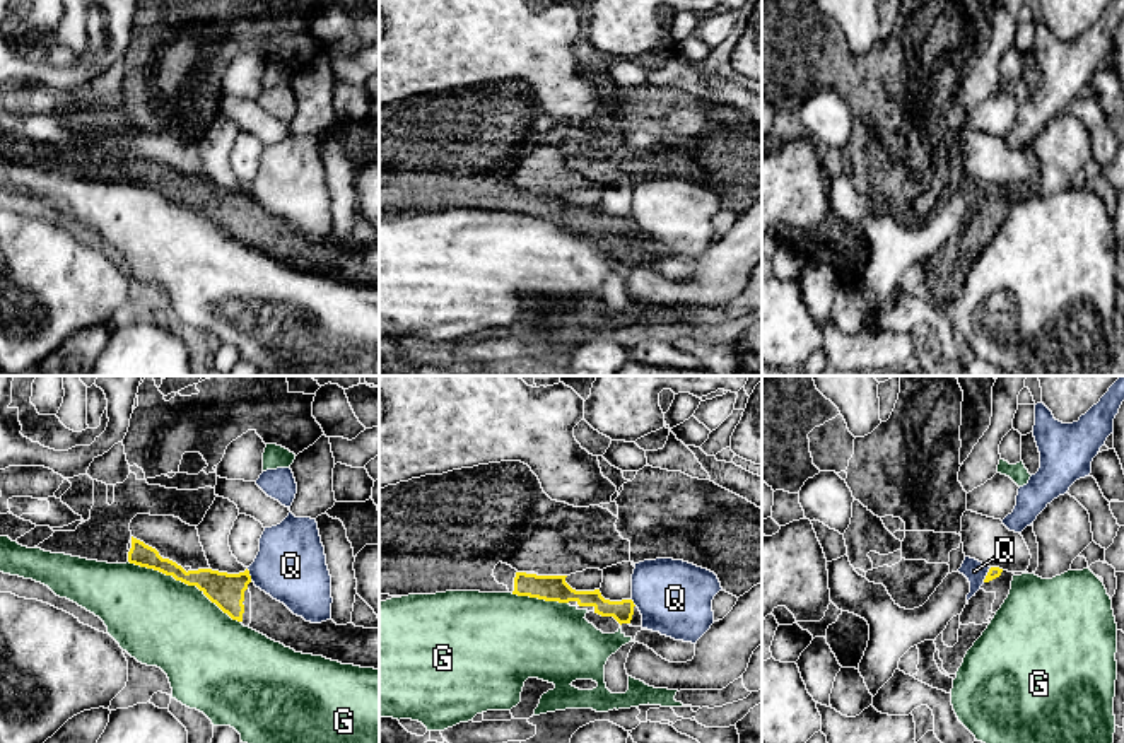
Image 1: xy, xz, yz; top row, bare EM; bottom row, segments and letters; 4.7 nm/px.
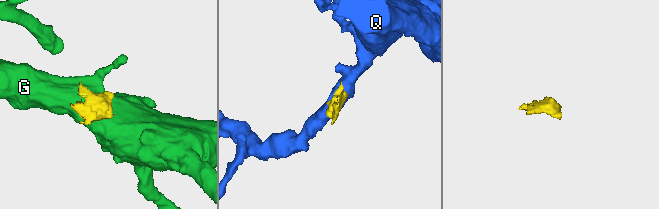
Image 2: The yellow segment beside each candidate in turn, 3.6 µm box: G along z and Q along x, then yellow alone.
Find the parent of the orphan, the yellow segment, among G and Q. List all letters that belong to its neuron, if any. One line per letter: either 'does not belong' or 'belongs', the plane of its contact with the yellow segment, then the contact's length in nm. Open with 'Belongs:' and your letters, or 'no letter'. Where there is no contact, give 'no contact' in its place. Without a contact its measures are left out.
Belongs: no letter
G: does not belong | xy | 600 nm
Q: does not belong | xy | 60 nm

